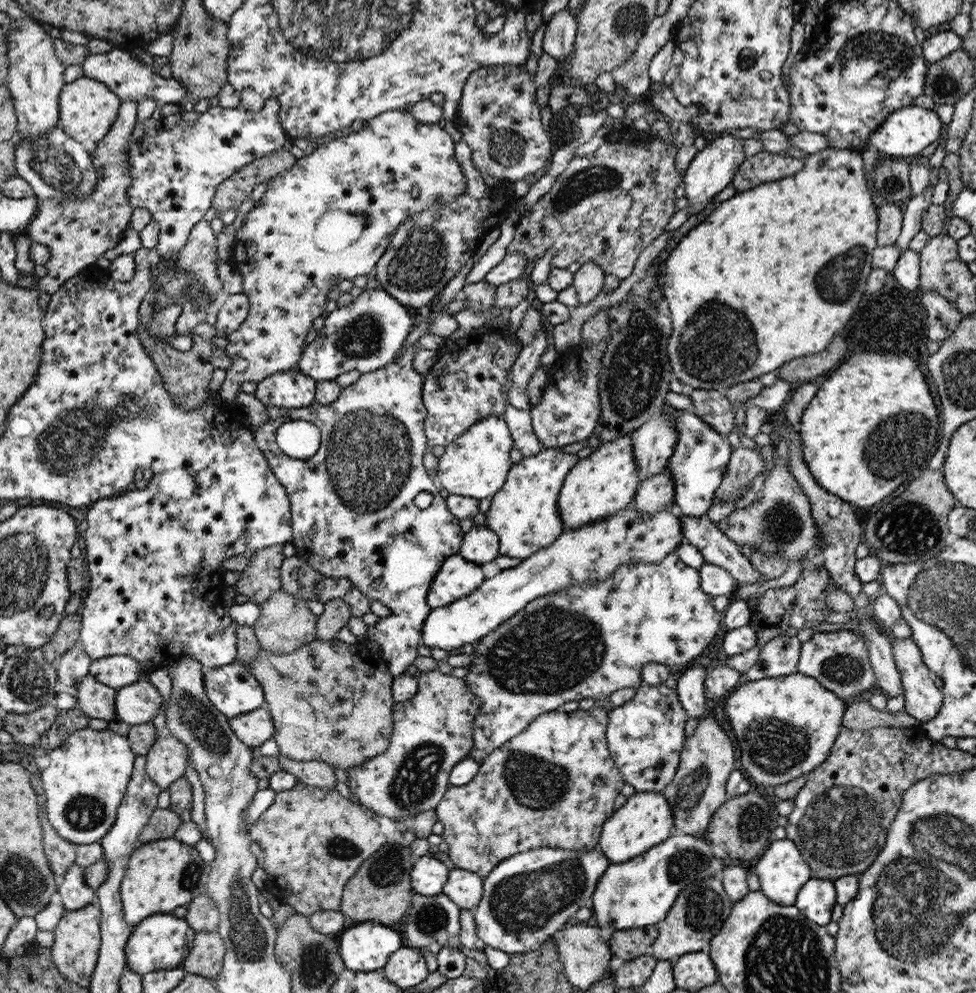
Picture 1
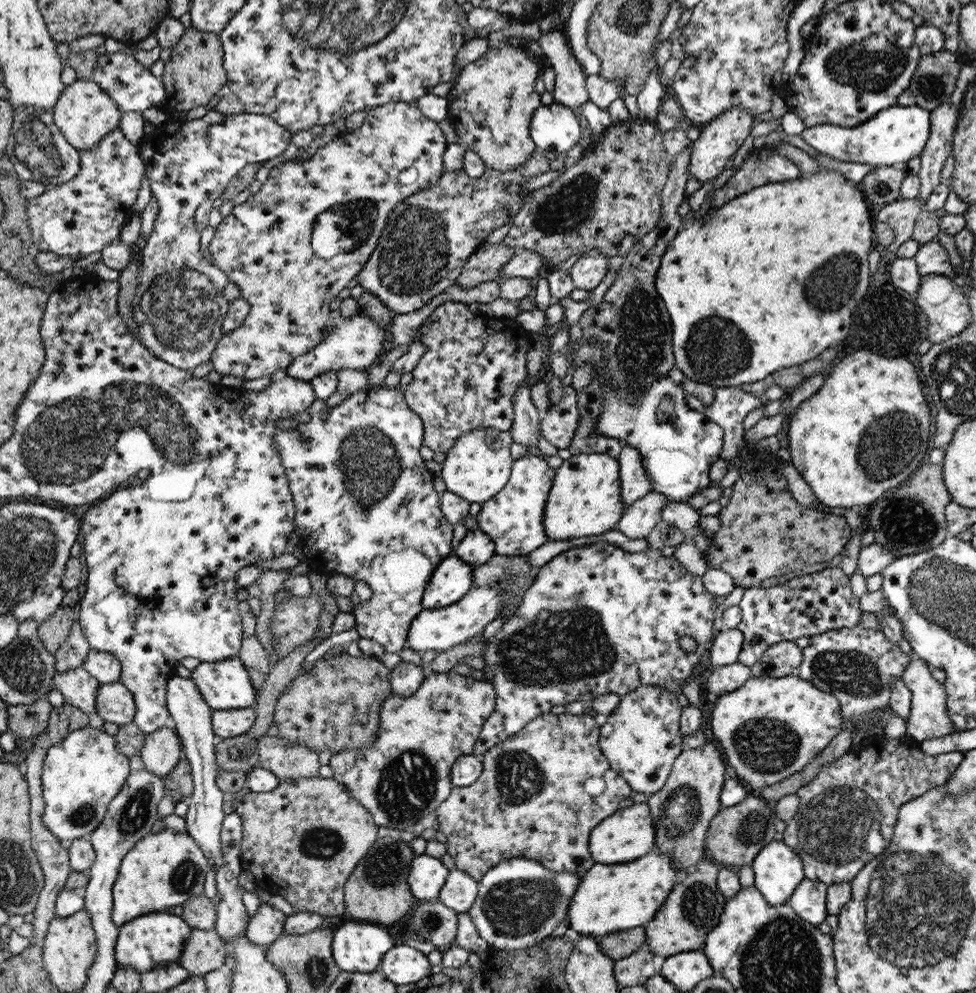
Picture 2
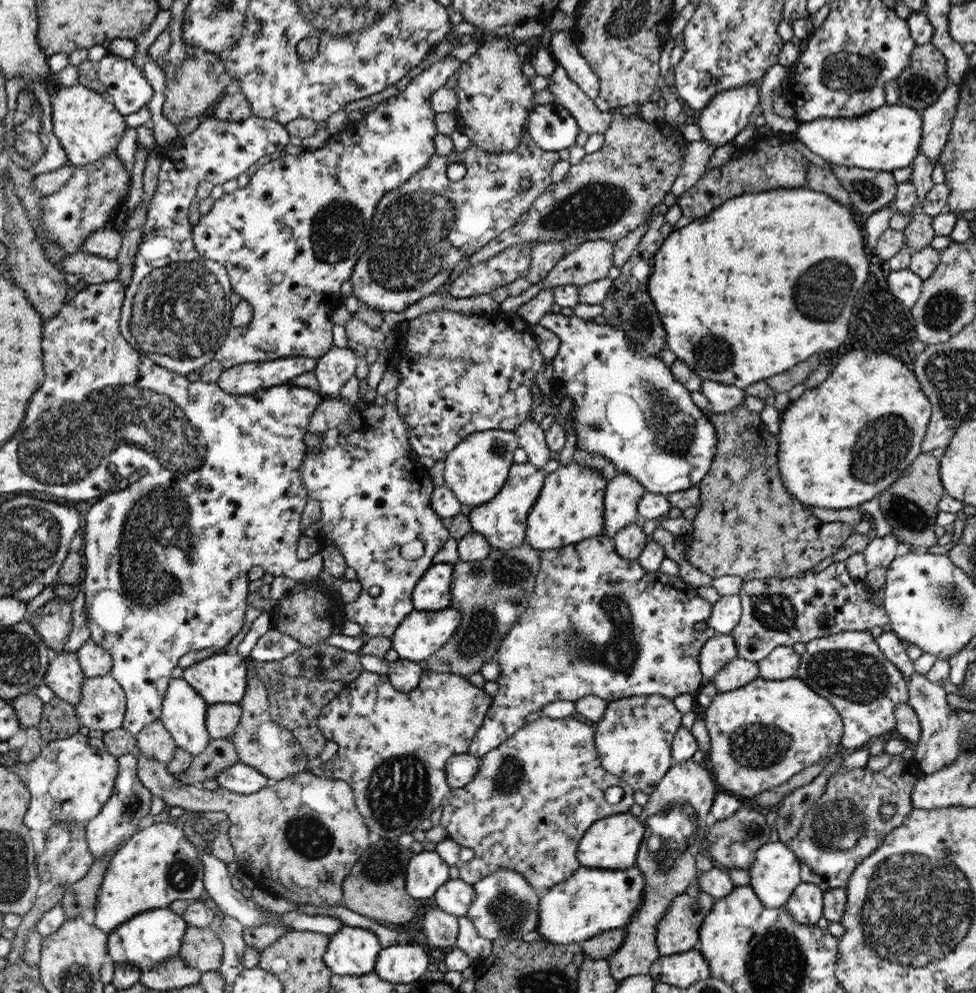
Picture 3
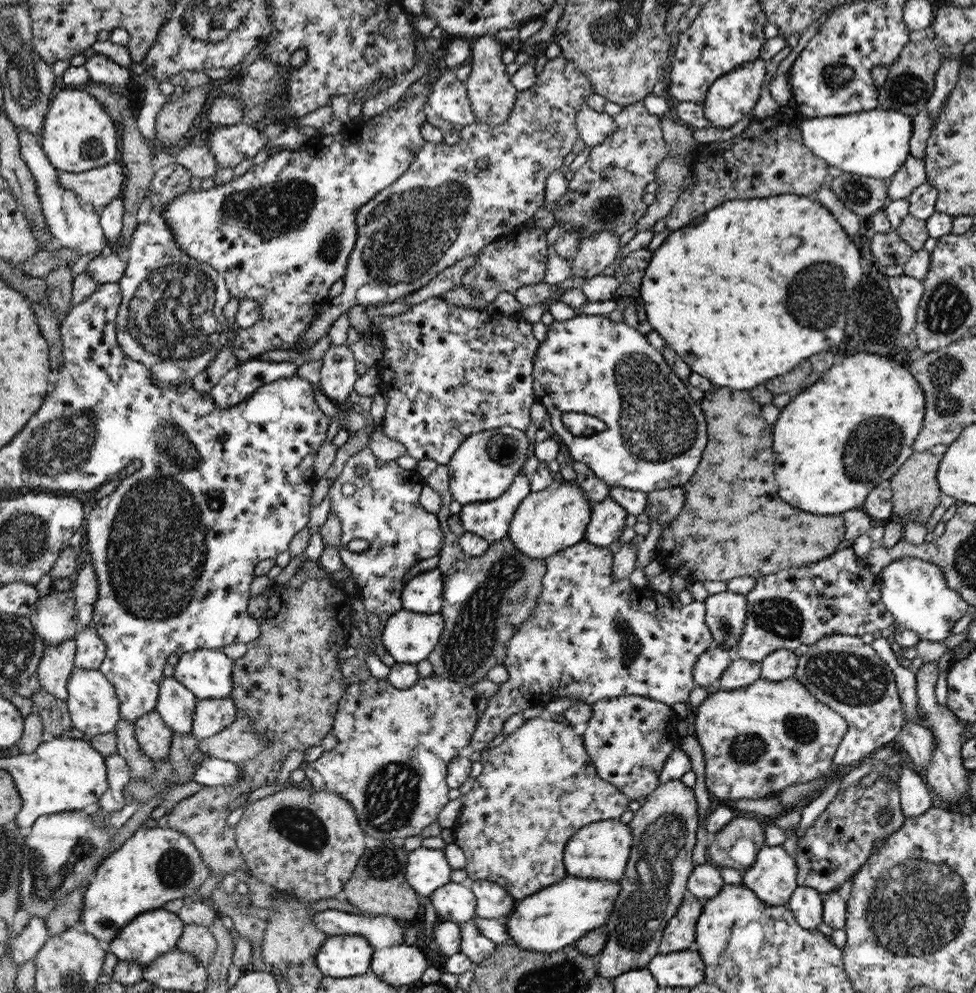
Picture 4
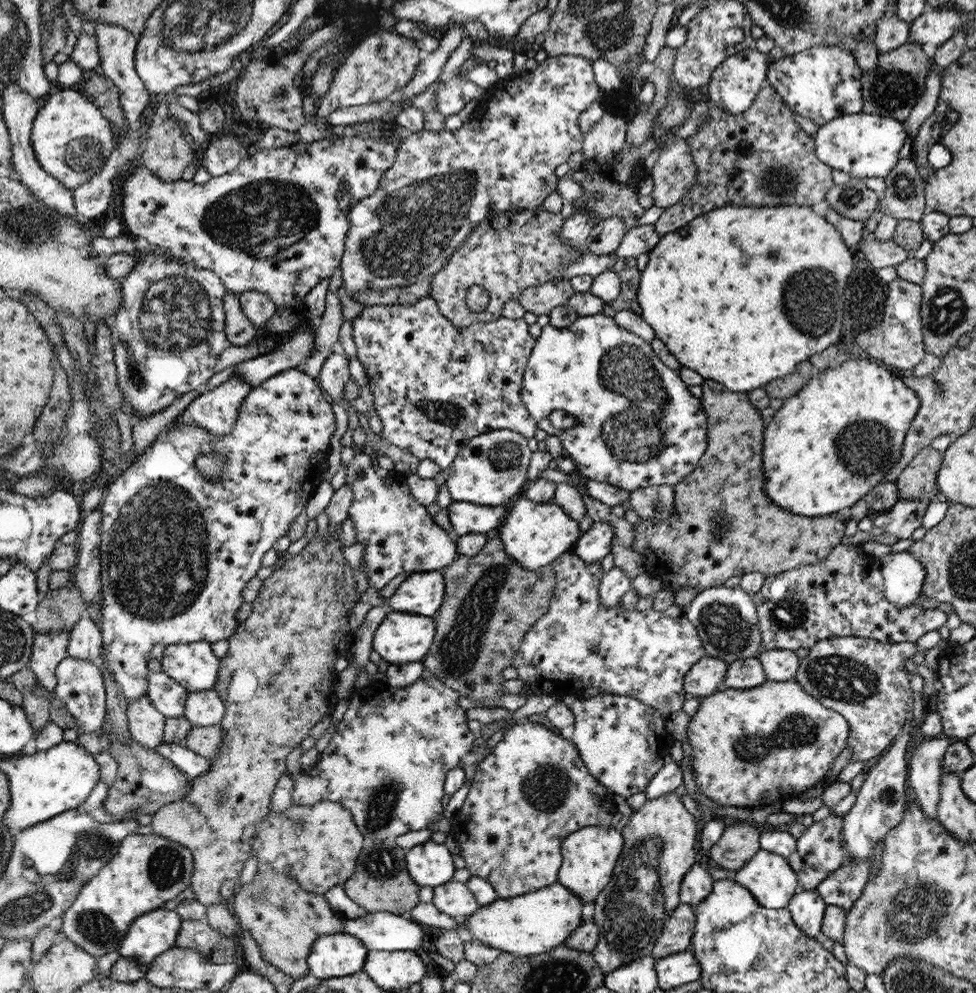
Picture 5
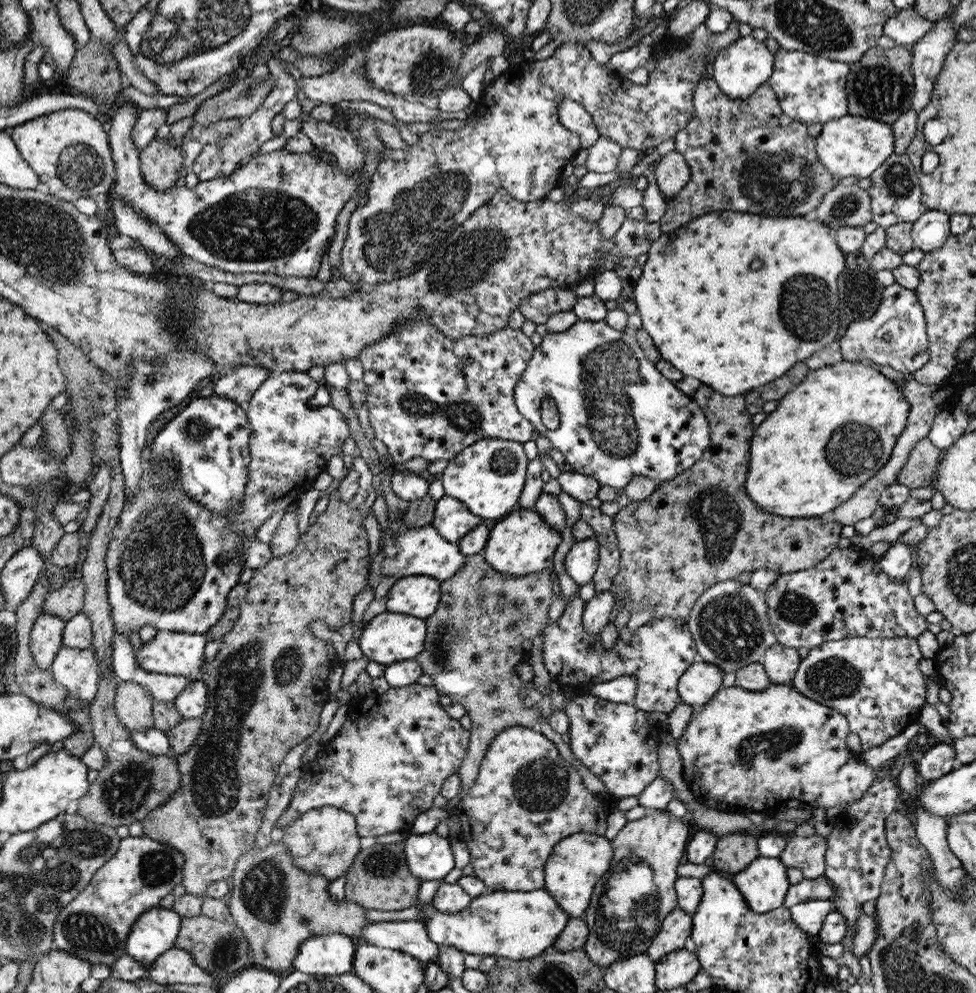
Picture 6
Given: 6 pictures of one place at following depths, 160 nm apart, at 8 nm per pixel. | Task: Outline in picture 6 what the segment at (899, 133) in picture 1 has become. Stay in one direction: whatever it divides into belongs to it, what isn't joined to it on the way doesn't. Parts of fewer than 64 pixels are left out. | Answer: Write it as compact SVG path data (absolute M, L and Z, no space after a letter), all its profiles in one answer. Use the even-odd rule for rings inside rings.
M844 115L825 122L816 138L816 152L820 162L836 176L868 178L894 153L894 135L891 124L863 116Z

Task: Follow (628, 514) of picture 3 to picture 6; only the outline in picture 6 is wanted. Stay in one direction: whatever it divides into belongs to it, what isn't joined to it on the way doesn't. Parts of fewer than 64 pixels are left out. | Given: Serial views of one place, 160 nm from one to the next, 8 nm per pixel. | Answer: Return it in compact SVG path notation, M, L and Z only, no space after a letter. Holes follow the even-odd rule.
M596 538L575 541L565 556L565 570L578 587L593 580L599 565L599 544Z

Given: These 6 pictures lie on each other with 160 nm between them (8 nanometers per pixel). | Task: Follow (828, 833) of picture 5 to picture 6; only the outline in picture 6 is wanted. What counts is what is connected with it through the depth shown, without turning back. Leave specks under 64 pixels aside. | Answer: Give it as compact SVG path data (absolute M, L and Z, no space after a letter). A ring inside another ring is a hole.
M820 835L788 838L784 852L778 857L787 868L798 868L804 879L814 880L823 876L826 865L826 837Z

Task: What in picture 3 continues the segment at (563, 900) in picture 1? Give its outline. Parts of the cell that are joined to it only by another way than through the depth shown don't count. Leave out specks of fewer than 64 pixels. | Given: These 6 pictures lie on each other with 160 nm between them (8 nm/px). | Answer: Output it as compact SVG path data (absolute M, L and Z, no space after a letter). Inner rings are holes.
M502 868L494 870L473 885L475 897L468 909L467 918L480 936L491 941L516 940L523 934L537 931L540 920L540 900L549 889L536 890L518 870Z

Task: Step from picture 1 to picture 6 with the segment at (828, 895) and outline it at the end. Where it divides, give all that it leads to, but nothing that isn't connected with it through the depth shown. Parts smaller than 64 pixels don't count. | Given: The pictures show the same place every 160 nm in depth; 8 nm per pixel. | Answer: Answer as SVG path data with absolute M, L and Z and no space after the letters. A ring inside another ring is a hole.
M807 900L789 908L794 924L810 936L817 936L832 910L833 905L827 900Z

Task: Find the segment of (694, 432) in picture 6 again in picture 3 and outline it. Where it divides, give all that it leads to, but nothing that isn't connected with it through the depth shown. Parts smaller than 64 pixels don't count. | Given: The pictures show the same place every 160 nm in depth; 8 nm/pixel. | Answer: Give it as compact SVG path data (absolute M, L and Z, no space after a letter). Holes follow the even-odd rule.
M552 312L546 313L537 324L560 337L560 349L552 360L554 364L554 380L551 387L556 392L560 392L564 398L572 398L574 405L572 418L573 428L576 430L576 448L603 456L615 466L617 473L625 472L626 474L631 474L648 492L667 495L673 492L680 492L681 490L688 490L688 488L700 484L712 468L712 464L717 456L717 446L719 445L718 432L708 417L707 411L696 406L690 398L691 392L674 378L669 366L666 366L658 357L649 355L642 348L636 348L636 346L632 348L628 338L626 338L626 334L622 330L614 328L614 326L598 325L592 319L583 321L582 318L577 318L575 315L568 317Z

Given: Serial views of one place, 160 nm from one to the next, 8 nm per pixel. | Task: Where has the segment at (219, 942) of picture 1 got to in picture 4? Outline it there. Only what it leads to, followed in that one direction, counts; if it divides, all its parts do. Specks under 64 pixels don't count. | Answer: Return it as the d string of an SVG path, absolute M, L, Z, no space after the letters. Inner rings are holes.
M185 924L185 931L177 942L177 948L190 953L200 964L208 967L218 952L217 939L206 926Z

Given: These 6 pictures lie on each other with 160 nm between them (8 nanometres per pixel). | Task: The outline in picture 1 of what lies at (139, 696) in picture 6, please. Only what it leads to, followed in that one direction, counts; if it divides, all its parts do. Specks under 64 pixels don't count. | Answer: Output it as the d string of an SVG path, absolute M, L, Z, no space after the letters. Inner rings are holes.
M166 732L156 739L145 755L145 771L160 788L168 789L185 777L189 749L181 741Z

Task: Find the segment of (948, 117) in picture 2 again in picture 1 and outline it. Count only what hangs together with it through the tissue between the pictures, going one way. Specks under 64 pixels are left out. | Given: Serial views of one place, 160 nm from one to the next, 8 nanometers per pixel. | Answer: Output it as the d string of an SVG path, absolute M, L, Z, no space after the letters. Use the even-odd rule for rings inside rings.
M932 187L924 189L920 194L912 196L903 203L903 223L901 233L896 244L899 246L901 254L909 248L909 242L915 234L921 230L922 221L926 209L931 205Z

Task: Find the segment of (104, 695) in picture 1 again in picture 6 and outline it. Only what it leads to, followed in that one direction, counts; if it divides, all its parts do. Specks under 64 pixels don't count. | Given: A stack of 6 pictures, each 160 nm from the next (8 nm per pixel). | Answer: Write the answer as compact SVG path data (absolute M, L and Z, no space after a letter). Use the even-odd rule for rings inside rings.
M41 611L32 627L29 642L33 658L42 669L50 668L56 653L63 646L65 622L58 616Z

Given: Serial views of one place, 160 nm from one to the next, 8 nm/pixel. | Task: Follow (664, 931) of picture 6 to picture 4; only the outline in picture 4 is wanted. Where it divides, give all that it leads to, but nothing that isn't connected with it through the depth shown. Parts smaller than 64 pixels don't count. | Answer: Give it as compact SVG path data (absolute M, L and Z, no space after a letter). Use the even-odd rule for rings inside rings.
M686 896L677 910L677 915L669 922L661 938L662 954L677 953L686 948L692 948L690 944L694 942L694 932L697 932L696 920L700 920L703 910L702 900Z

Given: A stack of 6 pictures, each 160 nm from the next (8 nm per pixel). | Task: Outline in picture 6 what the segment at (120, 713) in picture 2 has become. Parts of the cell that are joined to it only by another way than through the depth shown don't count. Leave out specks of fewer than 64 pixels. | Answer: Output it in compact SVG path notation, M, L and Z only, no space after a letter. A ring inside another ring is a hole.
M60 647L50 666L56 684L62 685L72 698L92 704L100 678L94 650Z

